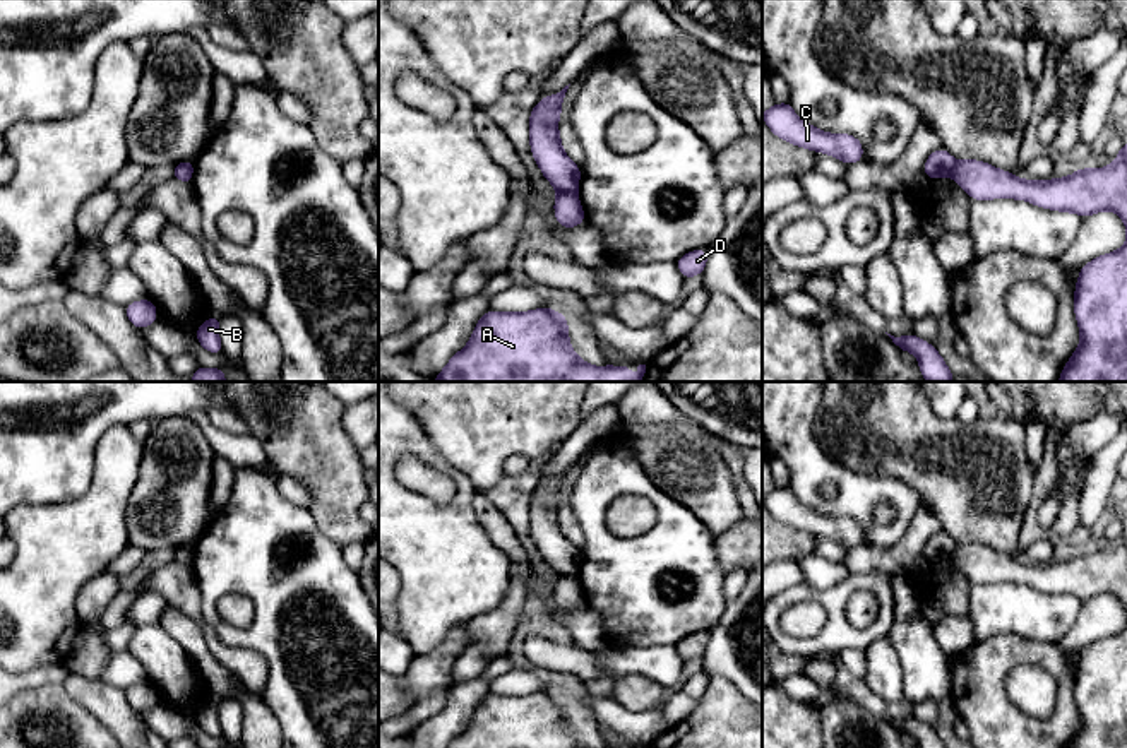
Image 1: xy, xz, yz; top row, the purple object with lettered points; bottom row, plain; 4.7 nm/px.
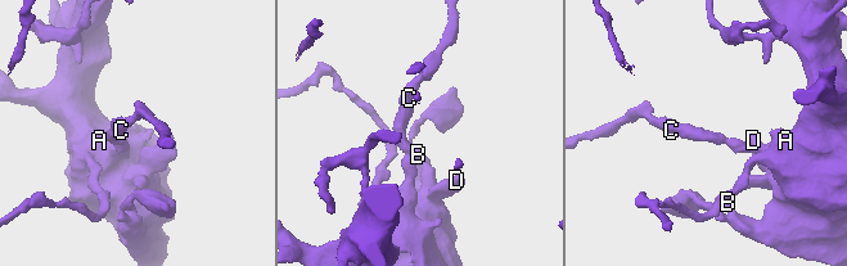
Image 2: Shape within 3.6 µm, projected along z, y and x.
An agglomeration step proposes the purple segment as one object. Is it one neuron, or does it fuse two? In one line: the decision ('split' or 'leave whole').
split

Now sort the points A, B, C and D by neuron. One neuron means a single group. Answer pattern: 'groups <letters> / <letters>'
groups A B D / C

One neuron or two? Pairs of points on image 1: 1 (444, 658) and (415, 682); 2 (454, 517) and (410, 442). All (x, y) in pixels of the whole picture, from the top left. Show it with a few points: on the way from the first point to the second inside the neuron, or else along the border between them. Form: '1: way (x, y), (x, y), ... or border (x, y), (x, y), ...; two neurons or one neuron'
1: way (437, 664), (422, 680); one neuron
2: way (461, 495), (461, 481), (432, 457); one neuron

